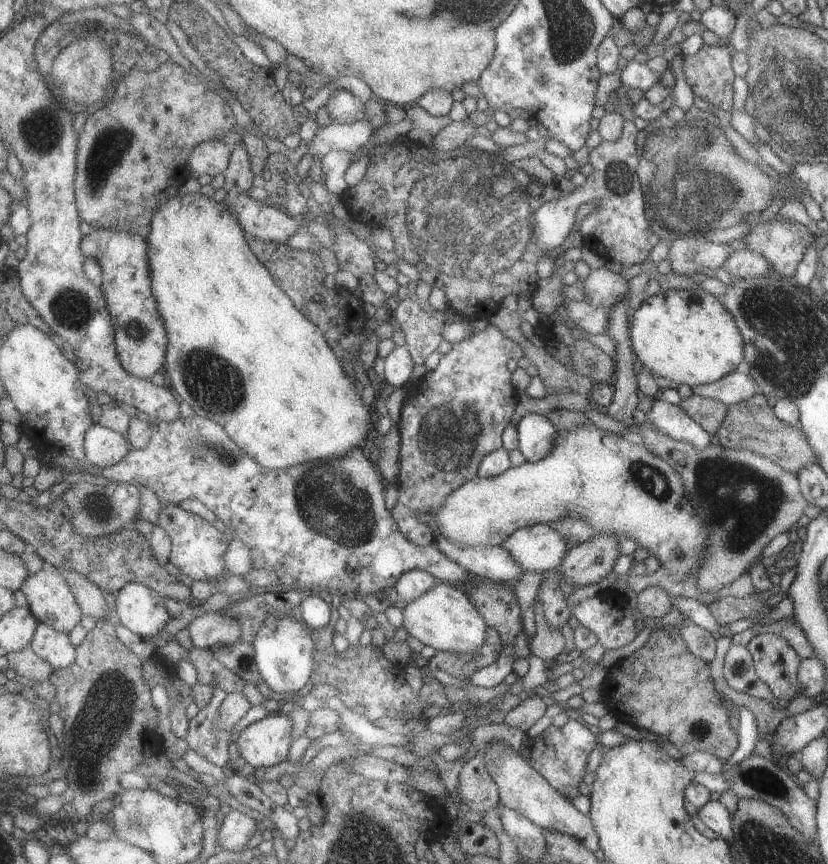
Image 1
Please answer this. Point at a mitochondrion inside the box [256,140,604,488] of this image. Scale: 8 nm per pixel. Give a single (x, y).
(467, 215)

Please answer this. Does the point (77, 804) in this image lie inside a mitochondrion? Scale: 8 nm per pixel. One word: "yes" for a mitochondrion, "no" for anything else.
no

